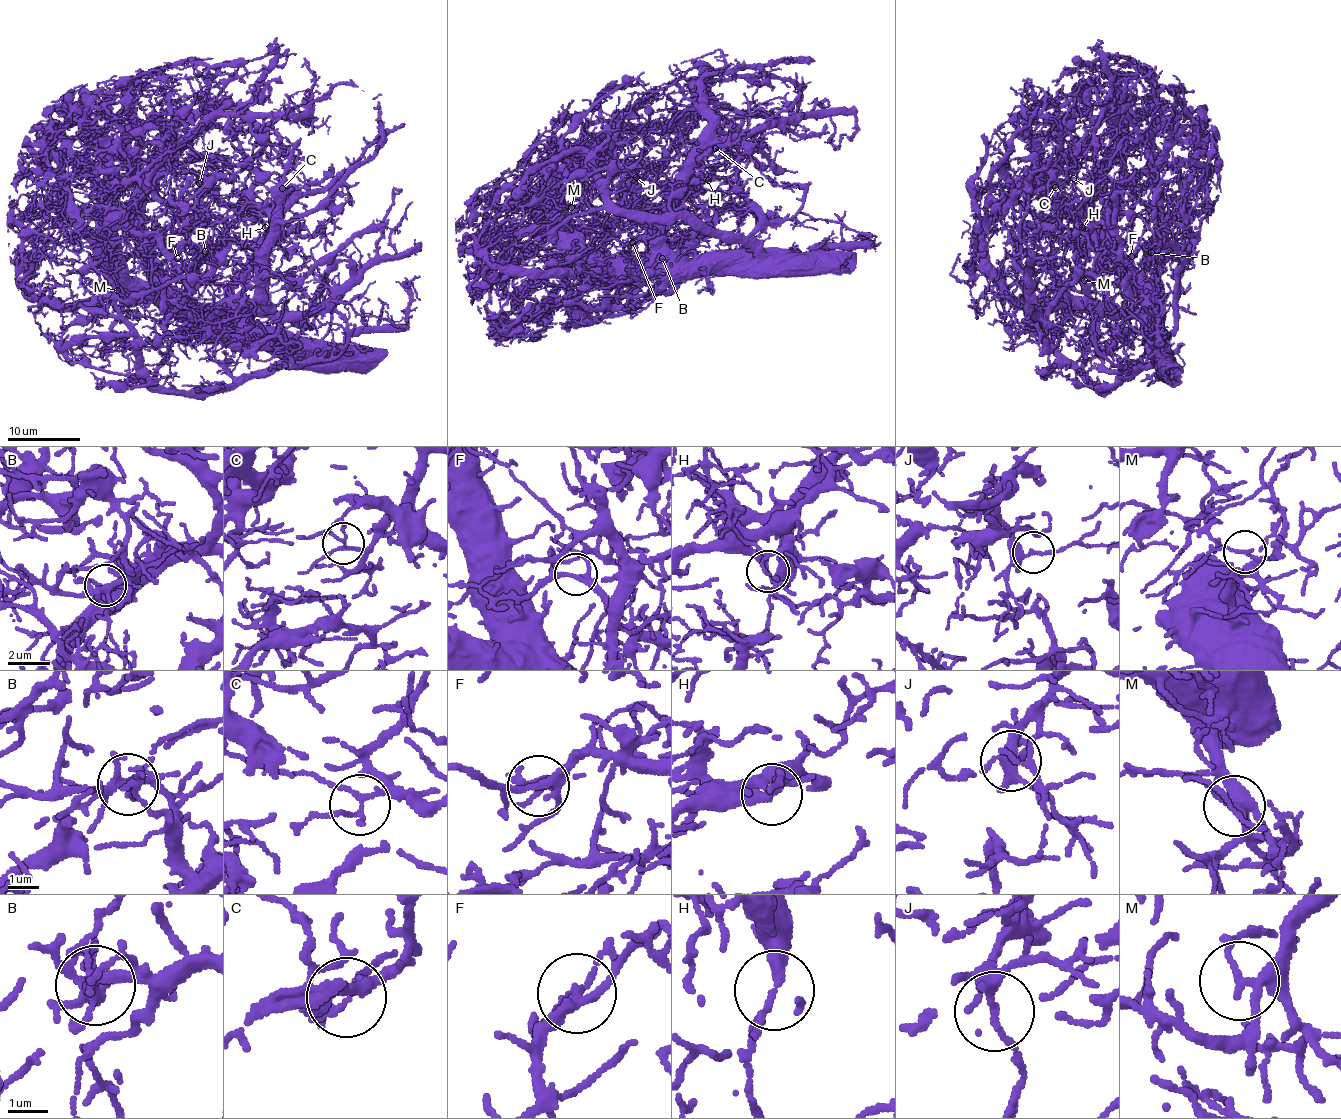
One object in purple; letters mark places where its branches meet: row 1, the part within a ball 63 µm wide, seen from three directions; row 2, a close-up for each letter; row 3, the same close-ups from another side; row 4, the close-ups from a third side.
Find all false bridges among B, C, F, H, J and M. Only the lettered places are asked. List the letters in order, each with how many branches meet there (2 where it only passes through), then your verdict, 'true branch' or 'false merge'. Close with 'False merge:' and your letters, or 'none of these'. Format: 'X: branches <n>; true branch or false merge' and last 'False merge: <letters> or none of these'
B: branches 7; true branch
C: branches 3; true branch
F: branches 4; true branch
H: branches 3; true branch
J: branches 5; true branch
M: branches 3; true branch
False merge: none of these

